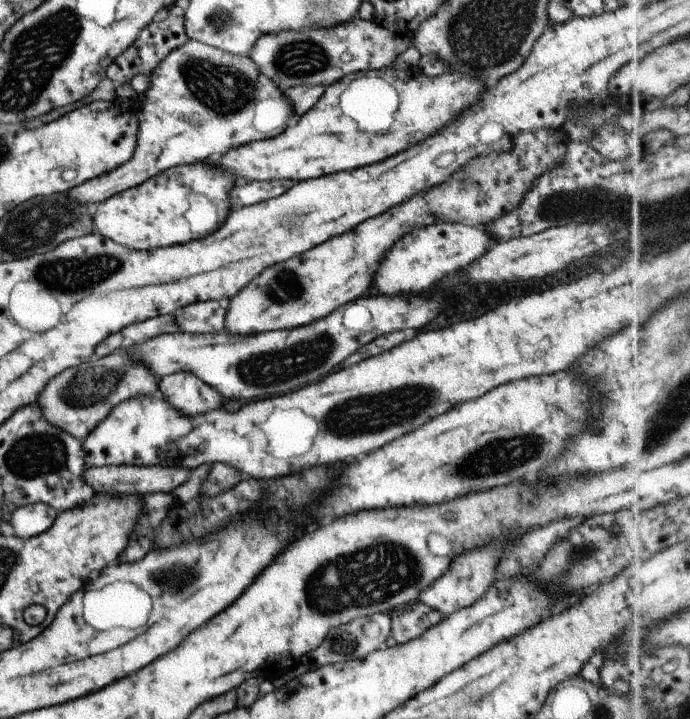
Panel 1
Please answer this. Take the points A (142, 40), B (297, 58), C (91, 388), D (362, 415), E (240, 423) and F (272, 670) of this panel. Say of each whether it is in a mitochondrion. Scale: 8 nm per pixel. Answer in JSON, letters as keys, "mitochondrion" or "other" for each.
{"A":"other","B":"mitochondrion","C":"mitochondrion","D":"mitochondrion","E":"other","F":"other"}

